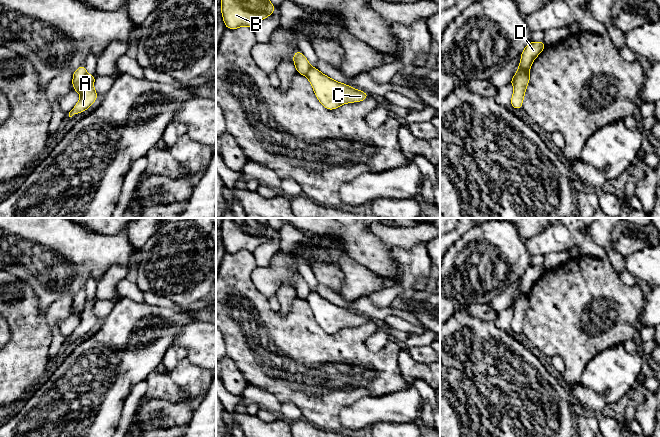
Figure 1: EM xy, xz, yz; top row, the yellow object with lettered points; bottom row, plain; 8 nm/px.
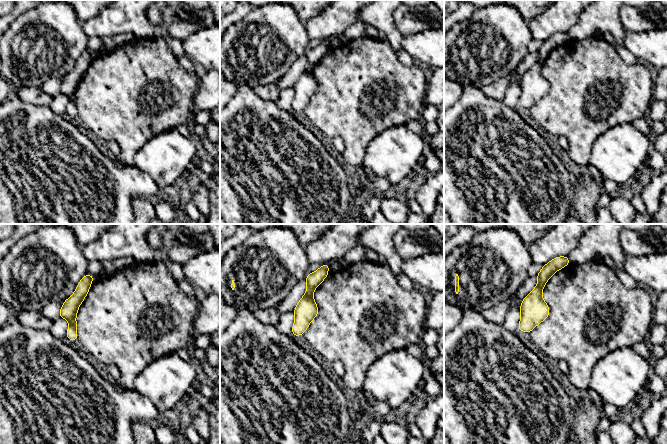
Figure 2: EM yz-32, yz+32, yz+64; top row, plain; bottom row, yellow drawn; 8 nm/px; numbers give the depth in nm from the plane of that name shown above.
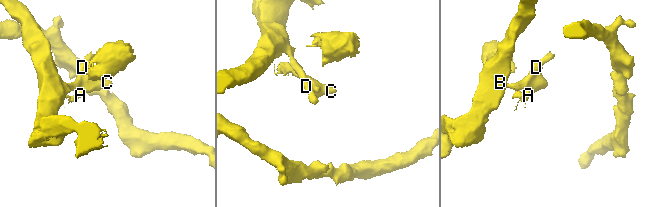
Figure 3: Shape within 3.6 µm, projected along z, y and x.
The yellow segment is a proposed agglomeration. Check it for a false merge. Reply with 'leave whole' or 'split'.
split

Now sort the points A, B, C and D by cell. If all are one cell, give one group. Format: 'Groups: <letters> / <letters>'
Groups: A C / B D

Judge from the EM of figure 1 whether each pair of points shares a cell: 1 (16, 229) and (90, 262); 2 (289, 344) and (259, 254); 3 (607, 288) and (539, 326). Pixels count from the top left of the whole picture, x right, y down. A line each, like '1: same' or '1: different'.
1: same
2: different
3: same

